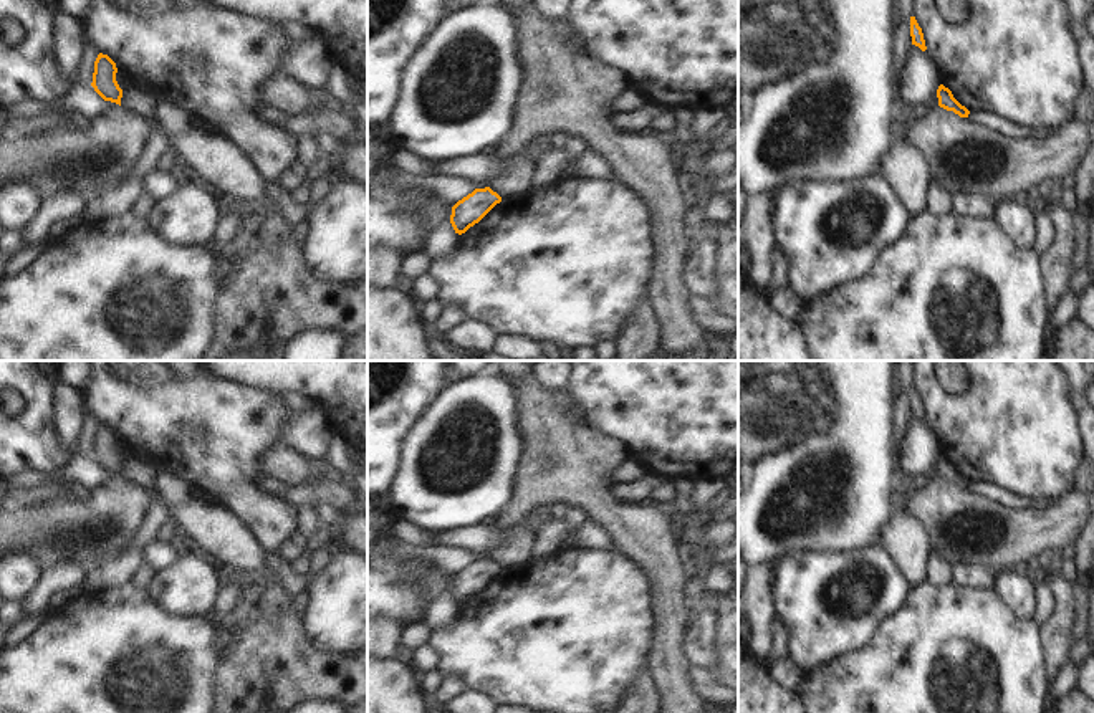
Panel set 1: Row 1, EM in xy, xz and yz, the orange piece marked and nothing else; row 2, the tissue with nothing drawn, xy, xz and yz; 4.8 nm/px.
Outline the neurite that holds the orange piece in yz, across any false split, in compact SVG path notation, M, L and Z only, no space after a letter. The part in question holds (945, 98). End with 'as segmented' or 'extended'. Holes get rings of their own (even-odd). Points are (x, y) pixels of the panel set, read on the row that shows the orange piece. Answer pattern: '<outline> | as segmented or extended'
M943 84L938 86L937 89L937 98L938 98L938 106L947 109L947 111L953 111L955 114L958 114L960 117L968 117L970 111L962 106L952 94L952 91L948 88L945 88Z | as segmented

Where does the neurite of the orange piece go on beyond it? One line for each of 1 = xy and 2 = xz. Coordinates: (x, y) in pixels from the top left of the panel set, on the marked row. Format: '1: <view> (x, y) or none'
1: none
2: none

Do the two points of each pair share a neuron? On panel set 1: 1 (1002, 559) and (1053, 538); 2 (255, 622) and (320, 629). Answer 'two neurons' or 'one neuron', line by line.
1: one neuron
2: two neurons

